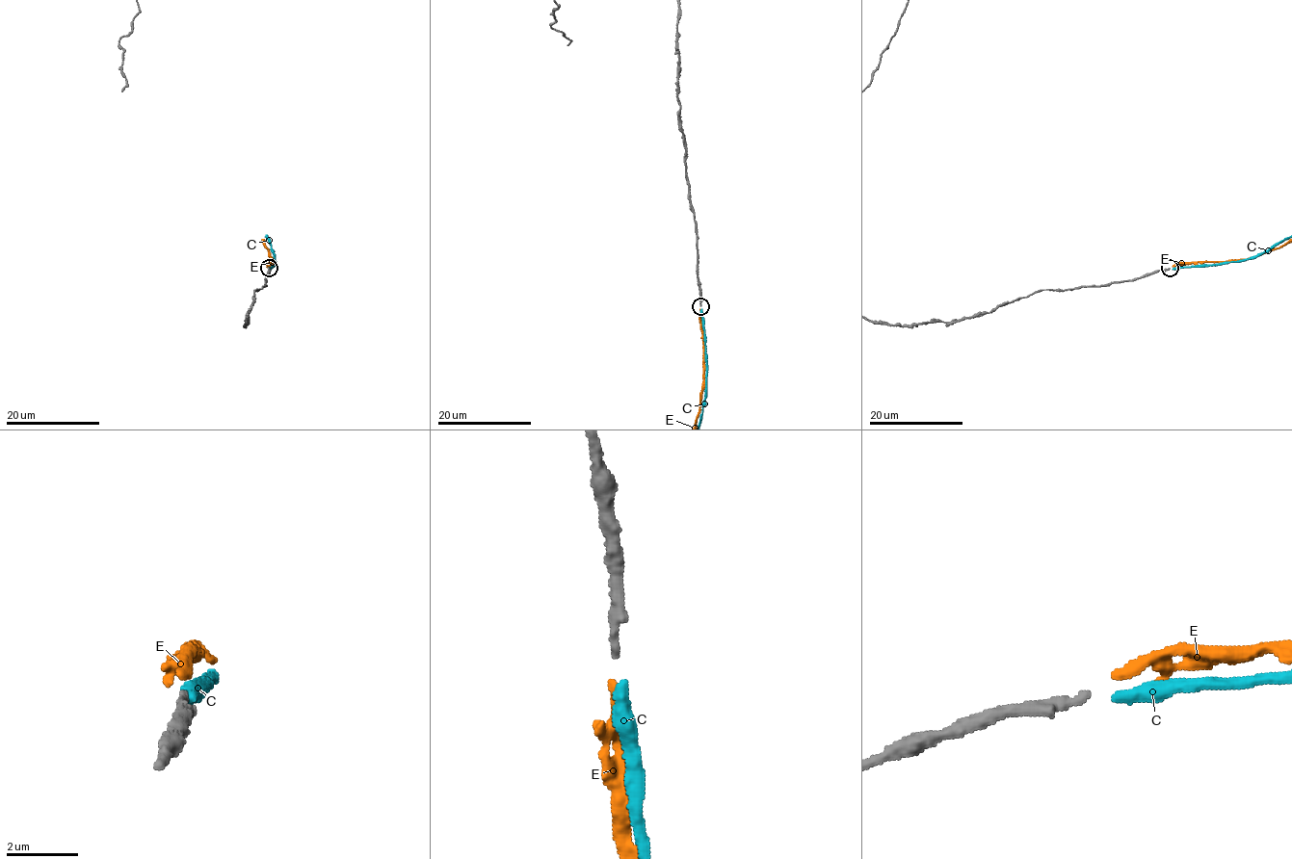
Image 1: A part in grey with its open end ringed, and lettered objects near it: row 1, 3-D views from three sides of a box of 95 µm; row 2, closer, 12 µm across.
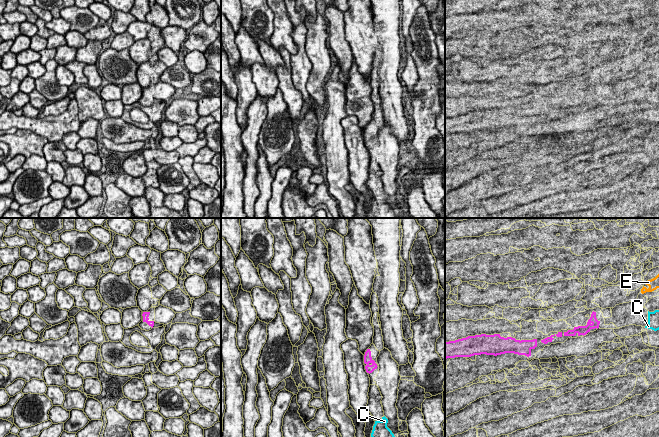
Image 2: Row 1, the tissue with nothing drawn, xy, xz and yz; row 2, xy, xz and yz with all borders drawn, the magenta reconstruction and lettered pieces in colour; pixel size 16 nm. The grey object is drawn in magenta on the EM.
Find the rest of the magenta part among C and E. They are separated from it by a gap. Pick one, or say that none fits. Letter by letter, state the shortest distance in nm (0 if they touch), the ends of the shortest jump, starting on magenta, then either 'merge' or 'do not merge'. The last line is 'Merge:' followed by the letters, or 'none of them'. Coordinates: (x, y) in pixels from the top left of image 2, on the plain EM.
C: gap 750 nm; span xz (369, 149), (384, 192); merge
E: gap 800 nm; span yz (595, 88), (641, 68); do not merge
Merge: C

